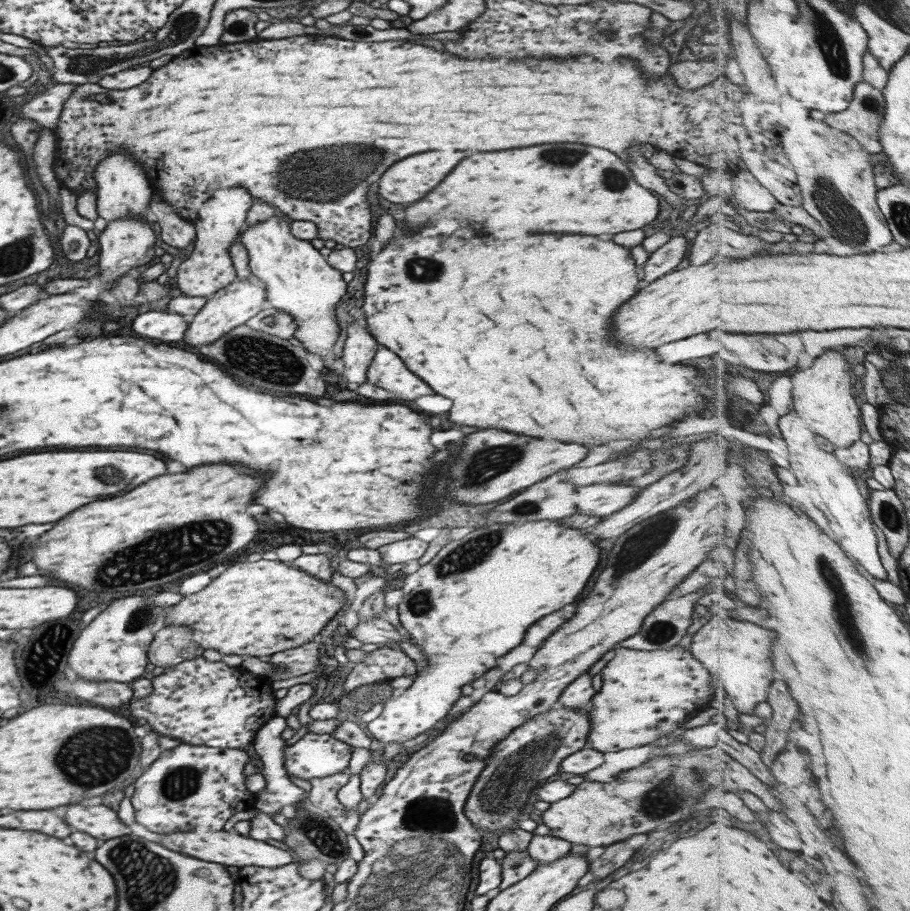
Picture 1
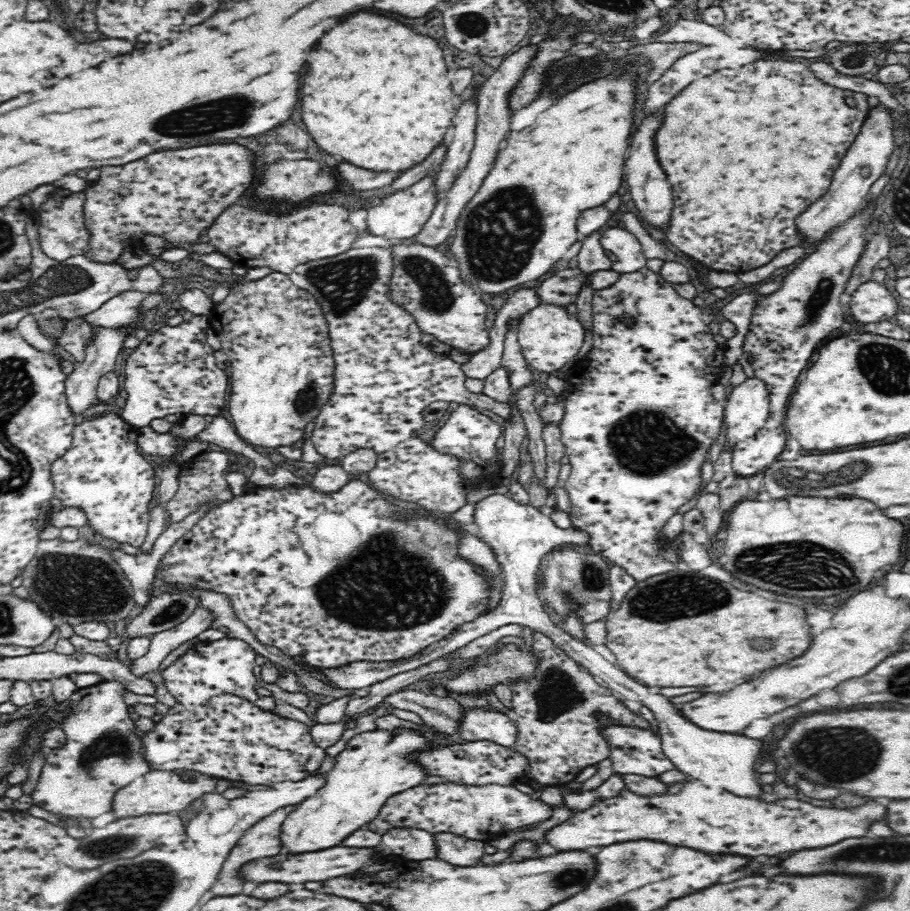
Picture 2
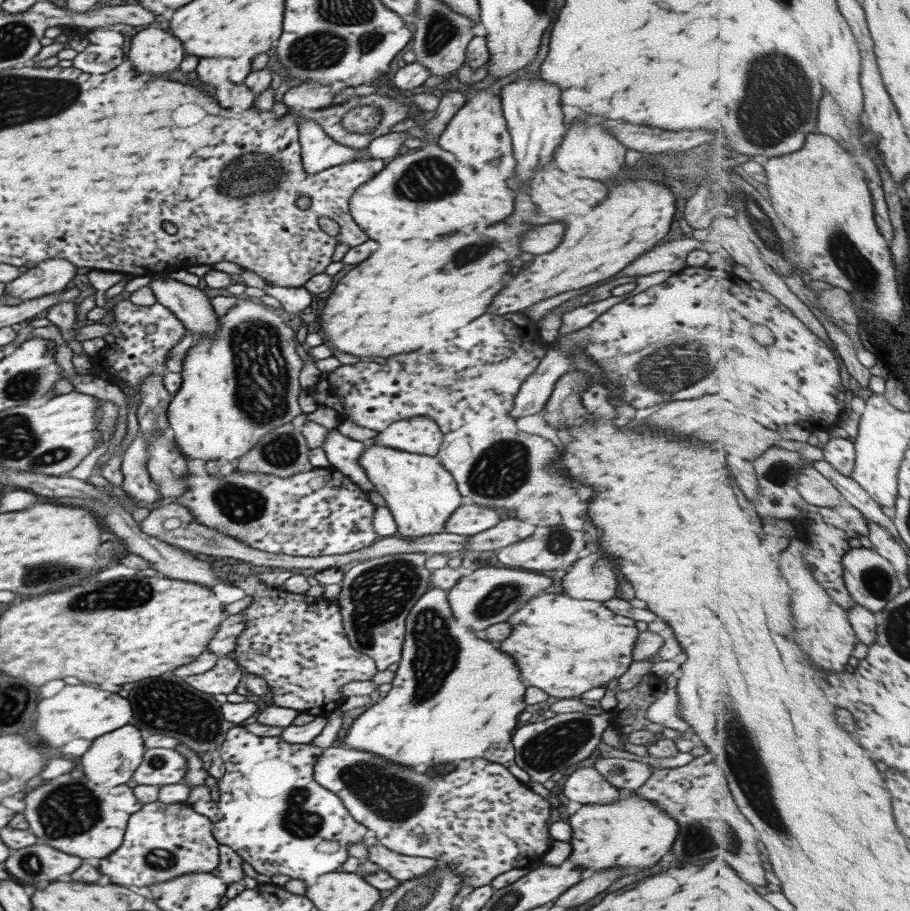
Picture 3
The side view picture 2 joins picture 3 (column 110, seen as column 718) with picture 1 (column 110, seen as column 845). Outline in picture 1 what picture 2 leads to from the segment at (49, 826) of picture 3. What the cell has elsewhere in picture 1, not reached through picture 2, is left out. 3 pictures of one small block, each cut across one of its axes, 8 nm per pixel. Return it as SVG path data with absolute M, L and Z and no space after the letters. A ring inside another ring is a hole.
M69 806L65 812L65 822L73 830L85 832L97 840L109 840L123 834L131 834L129 825L121 824L116 812L105 806Z

